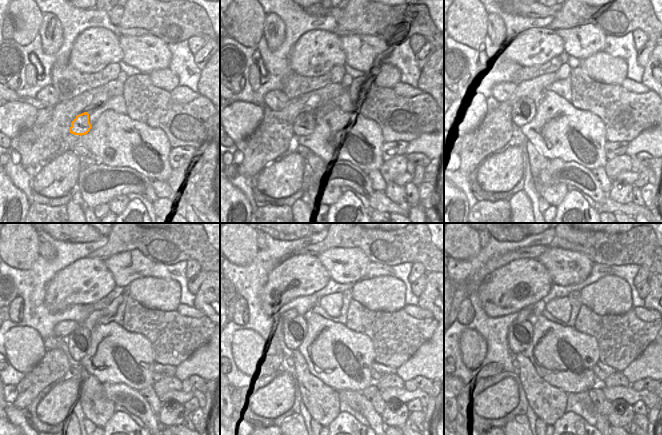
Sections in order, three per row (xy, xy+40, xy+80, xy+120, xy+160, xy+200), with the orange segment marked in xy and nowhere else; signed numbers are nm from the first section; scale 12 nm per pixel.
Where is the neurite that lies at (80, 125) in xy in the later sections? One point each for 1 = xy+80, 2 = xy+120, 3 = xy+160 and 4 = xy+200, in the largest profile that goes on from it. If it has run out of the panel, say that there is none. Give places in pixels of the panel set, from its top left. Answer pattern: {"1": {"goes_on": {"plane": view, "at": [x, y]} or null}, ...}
{"1": {"goes_on": {"plane": "xy+80", "at": [524, 111]}}, "2": {"goes_on": {"plane": "xy+120", "at": [76, 339]}}, "3": {"goes_on": {"plane": "xy+160", "at": [294, 333]}}, "4": {"goes_on": {"plane": "xy+200", "at": [520, 334]}}}

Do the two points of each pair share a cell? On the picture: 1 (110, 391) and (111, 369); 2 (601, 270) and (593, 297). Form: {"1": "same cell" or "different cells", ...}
{"1": "different cells", "2": "different cells"}

